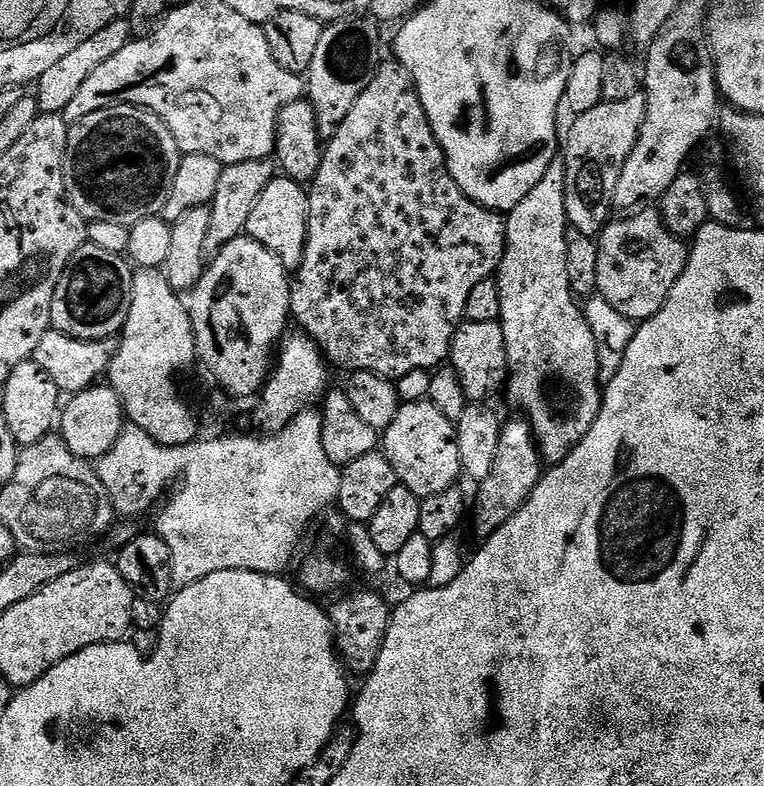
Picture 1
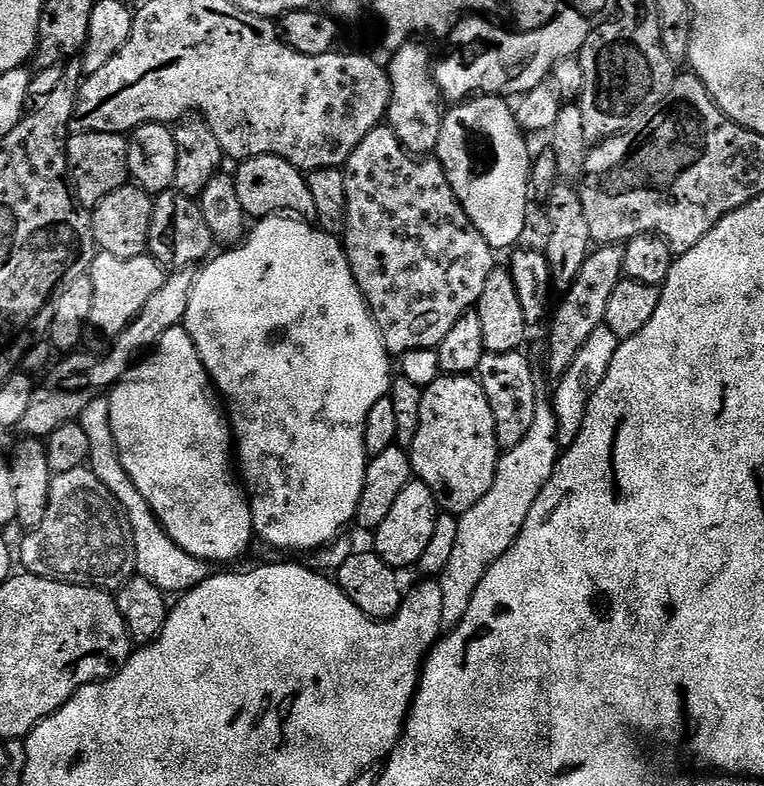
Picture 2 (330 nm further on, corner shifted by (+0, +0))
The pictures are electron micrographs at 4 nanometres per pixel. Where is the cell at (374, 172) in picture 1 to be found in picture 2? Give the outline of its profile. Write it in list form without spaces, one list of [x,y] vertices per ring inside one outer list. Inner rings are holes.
[[[392,129],[370,130],[343,164],[346,182],[346,218],[342,247],[356,284],[372,311],[389,357],[405,356],[410,350],[437,349],[450,334],[454,322],[473,311],[486,290],[486,278],[498,266],[497,253],[482,238],[448,181],[436,158],[417,158],[405,151]]]

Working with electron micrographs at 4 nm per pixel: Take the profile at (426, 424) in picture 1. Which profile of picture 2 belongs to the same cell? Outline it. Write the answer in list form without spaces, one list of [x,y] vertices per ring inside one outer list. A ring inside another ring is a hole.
[[[441,375],[430,387],[423,389],[422,410],[418,422],[418,434],[410,449],[412,471],[436,496],[437,505],[445,513],[463,514],[488,493],[496,477],[496,465],[502,450],[496,445],[494,414],[479,379],[471,376]]]

